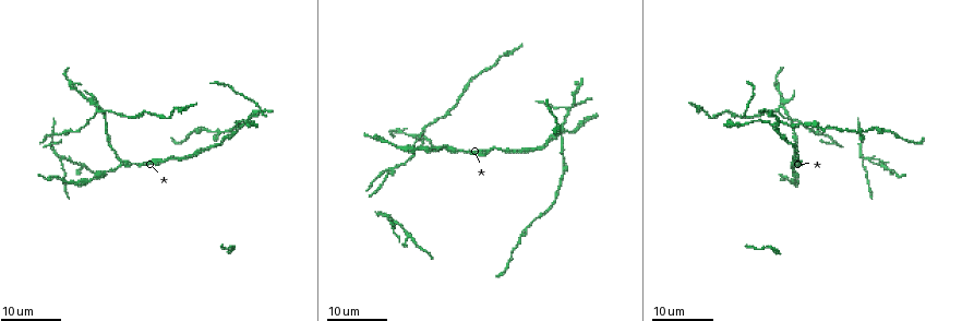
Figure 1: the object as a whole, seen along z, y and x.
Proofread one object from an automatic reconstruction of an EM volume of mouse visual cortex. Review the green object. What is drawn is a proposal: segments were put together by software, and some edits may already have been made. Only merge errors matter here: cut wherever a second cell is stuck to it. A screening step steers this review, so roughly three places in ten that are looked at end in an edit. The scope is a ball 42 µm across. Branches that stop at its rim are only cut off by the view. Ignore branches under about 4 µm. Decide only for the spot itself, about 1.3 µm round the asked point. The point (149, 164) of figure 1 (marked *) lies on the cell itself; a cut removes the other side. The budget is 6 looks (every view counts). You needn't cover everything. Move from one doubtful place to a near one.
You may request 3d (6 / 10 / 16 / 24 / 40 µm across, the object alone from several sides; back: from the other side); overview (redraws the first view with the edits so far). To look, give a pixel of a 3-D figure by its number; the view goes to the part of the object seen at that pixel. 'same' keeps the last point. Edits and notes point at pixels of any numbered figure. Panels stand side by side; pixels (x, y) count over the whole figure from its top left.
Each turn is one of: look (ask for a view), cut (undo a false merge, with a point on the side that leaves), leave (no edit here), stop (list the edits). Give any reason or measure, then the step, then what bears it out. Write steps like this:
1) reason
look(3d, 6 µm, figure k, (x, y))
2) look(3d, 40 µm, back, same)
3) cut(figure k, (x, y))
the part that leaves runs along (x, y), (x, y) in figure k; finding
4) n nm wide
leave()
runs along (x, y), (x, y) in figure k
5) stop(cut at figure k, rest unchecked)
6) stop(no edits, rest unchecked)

sudden change in width
look(3d, 24 µm, figure 1, (177, 159))

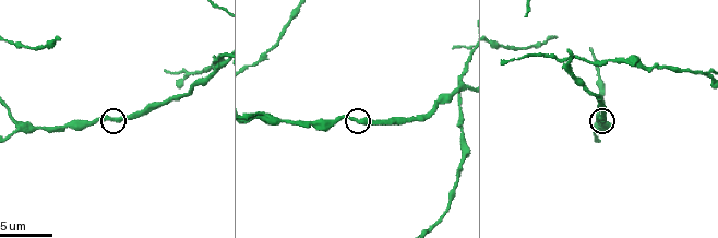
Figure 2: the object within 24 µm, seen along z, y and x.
zoom in
look(3d, 10 µm, figure 2, (113, 121))

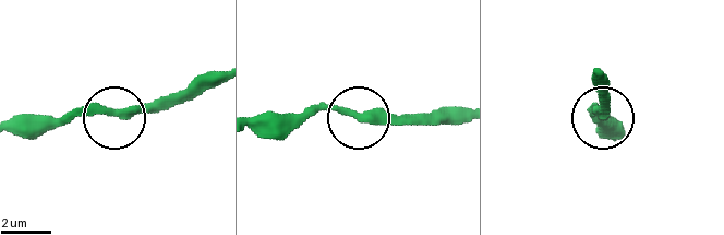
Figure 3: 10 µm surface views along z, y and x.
leave()
runs along (256, 119), (338, 106), (362, 119), (417, 119) in figure 3; all the same cell

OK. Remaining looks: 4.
four arms meet
look(3d, 10 µm, figure 2, (561, 60))

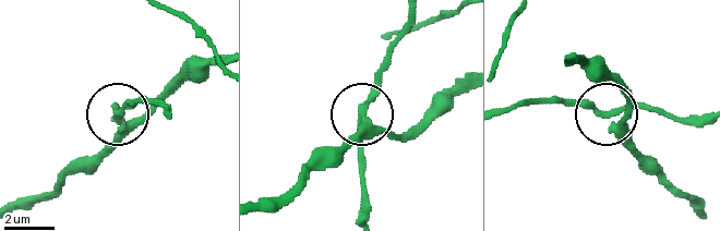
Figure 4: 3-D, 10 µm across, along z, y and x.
side arm 21 µm
cut(figure 4, (378, 92))
two cells meet here

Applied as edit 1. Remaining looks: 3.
three-way junction
look(3d, 10 µm, figure 2, (19, 128))

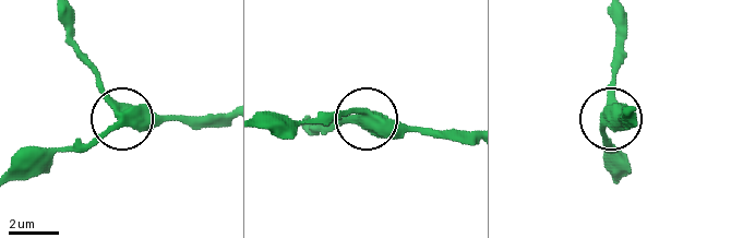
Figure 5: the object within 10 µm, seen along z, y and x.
look(3d, 6 µm, figure 5, (119, 119))

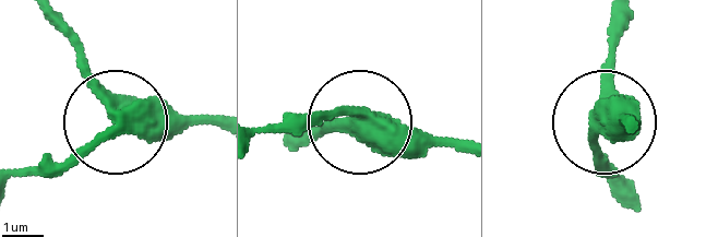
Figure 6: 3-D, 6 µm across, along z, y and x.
side arm 17 µm
leave()
runs along (459, 147), (386, 147), (334, 117), (261, 127) in figure 6; continuous, no second cell

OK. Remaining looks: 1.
stop(cut at figure 4, rest unchecked)

